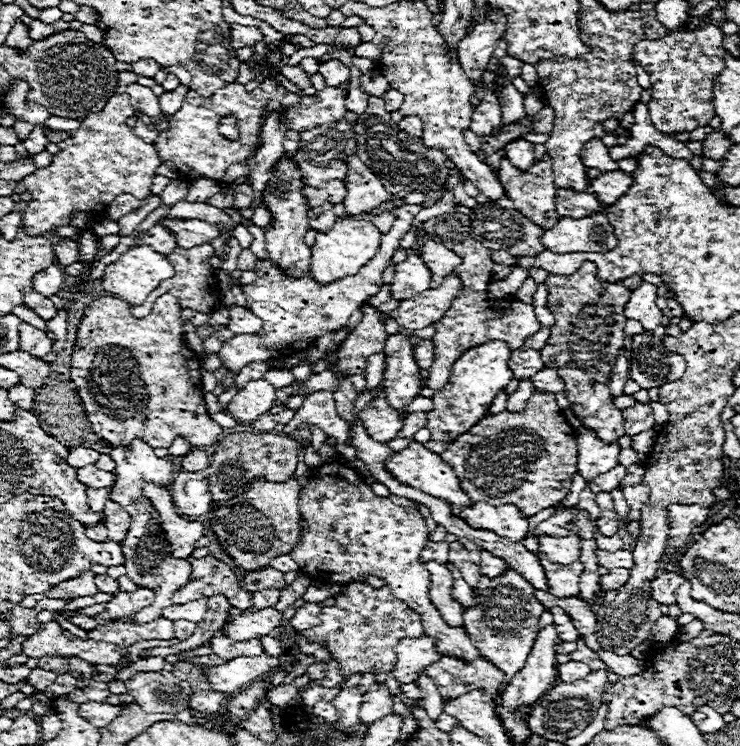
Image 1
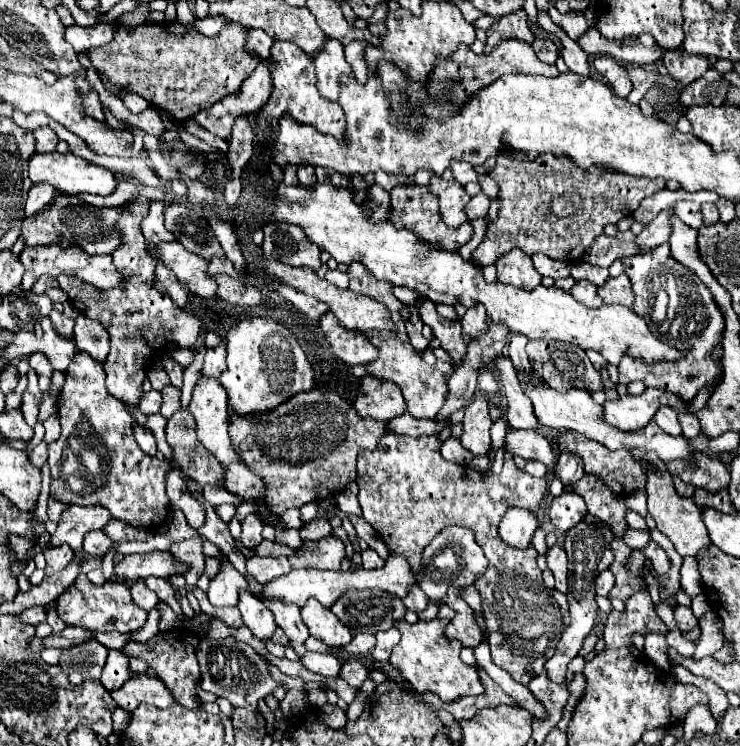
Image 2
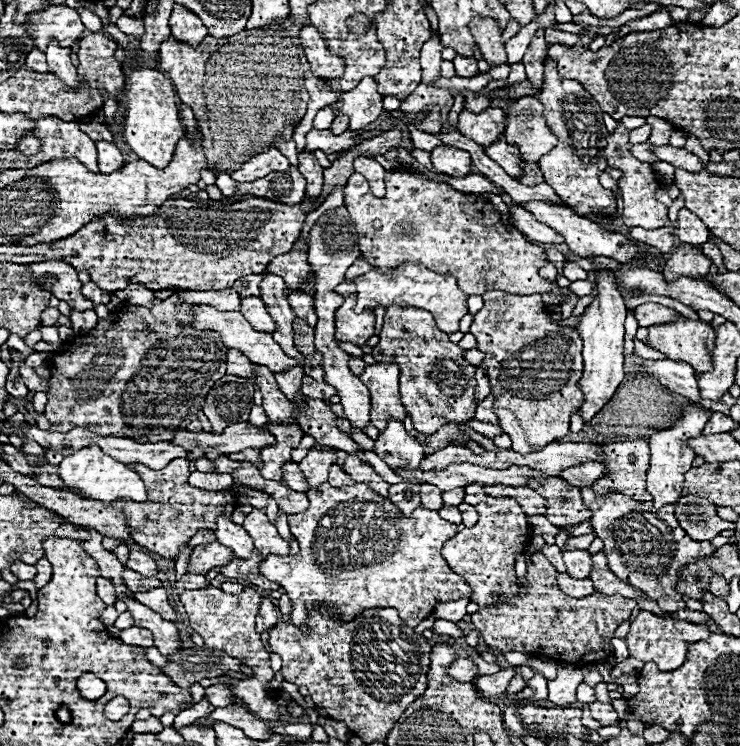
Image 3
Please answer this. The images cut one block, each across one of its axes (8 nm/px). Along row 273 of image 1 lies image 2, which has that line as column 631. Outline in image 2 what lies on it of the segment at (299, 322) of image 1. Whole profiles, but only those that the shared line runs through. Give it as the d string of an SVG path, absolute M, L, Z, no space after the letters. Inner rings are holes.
M660 244L652 250L624 258L622 262L626 268L624 272L628 274L634 288L632 310L648 322L650 332L654 332L658 340L678 350L688 350L688 356L684 356L678 362L658 366L648 366L640 360L624 356L622 362L618 364L620 382L628 386L634 380L642 380L650 388L668 390L680 394L686 402L692 402L692 398L698 394L702 386L712 384L720 376L716 360L722 358L720 346L724 332L722 312L714 304L710 290L698 280L698 276L694 276L694 272L690 272L670 256L668 244Z

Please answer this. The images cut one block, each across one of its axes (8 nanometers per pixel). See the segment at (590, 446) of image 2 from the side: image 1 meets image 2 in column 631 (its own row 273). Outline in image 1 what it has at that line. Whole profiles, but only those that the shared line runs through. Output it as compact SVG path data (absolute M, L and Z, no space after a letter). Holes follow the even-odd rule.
M466 238L462 244L454 246L454 252L462 258L460 268L456 268L454 274L460 276L464 288L460 290L460 296L452 302L452 308L448 308L448 312L436 324L432 324L436 328L436 334L432 338L436 344L436 360L432 362L430 376L426 380L426 386L432 390L438 390L444 384L448 384L452 364L466 350L486 344L490 340L506 342L516 350L524 344L528 336L532 336L532 332L538 332L542 328L534 316L532 304L524 304L520 300L490 300L486 296L488 284L492 282L492 264L494 264L488 248L484 248L478 240Z

